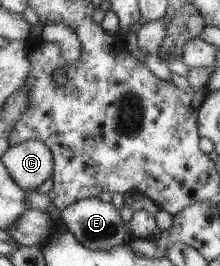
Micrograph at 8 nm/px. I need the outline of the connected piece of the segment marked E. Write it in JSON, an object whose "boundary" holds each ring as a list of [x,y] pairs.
{"boundary":[[[83,198],[83,200],[73,202],[71,206],[60,210],[60,214],[67,228],[86,248],[109,250],[109,248],[119,246],[121,242],[130,238],[128,227],[123,225],[123,221],[118,216],[117,208],[98,198]]]}

